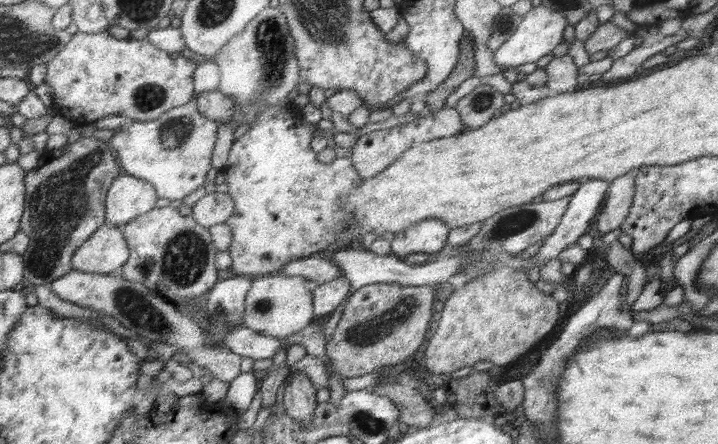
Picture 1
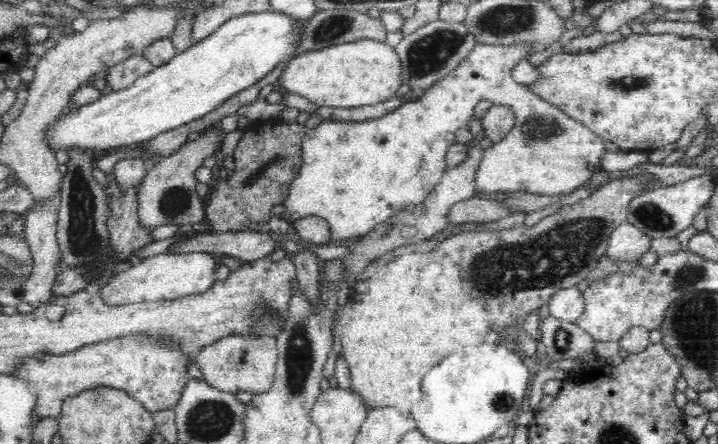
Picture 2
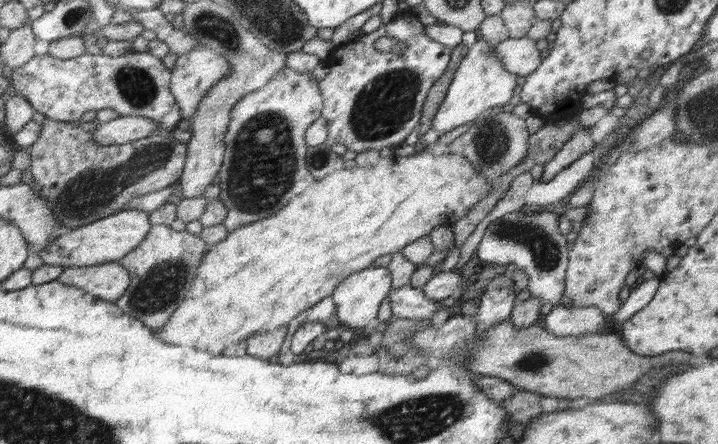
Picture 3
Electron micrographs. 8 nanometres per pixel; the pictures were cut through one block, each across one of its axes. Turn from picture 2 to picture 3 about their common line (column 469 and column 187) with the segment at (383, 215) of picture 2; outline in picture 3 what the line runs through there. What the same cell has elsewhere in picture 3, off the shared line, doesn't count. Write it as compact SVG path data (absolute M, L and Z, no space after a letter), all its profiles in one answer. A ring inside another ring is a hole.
M199 47L178 57L172 70L170 88L181 106L181 120L192 121L202 98L206 98L208 92L228 74L230 60L214 50Z

